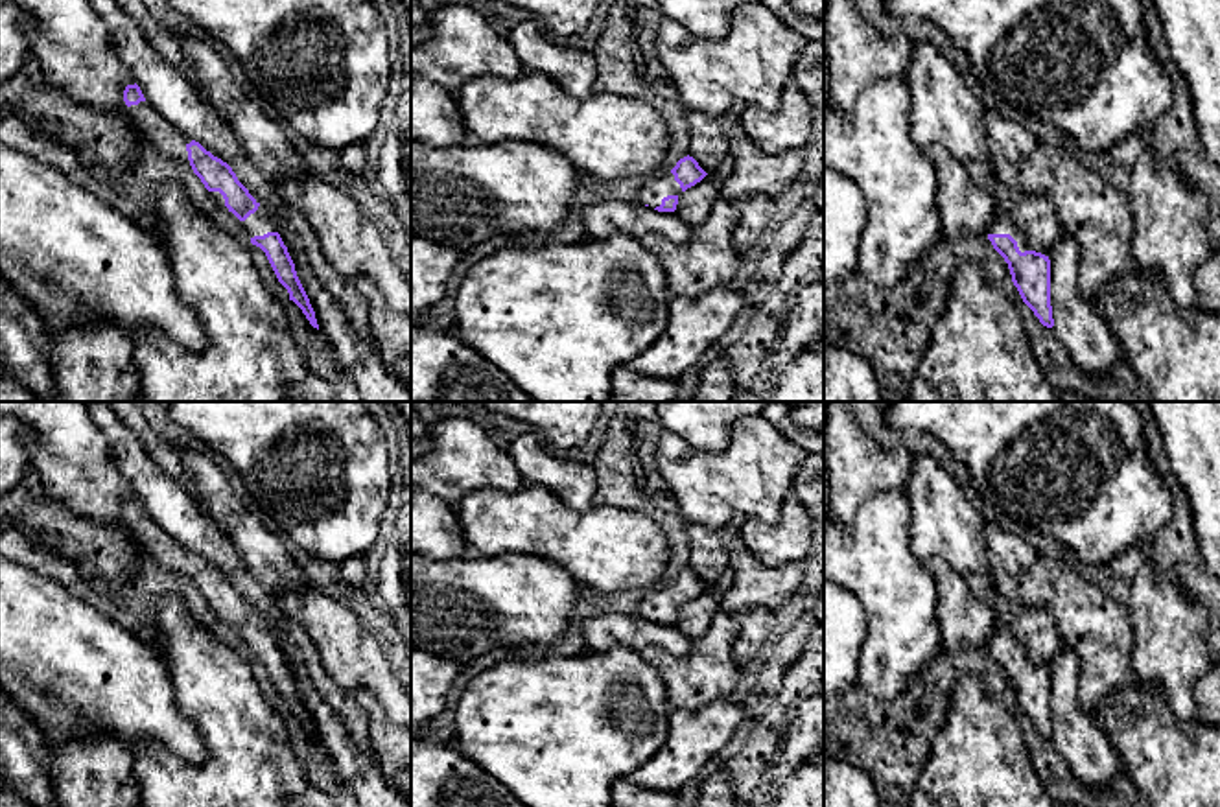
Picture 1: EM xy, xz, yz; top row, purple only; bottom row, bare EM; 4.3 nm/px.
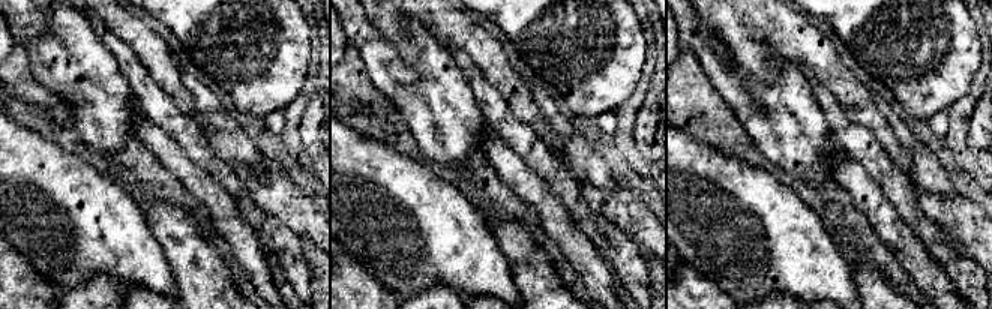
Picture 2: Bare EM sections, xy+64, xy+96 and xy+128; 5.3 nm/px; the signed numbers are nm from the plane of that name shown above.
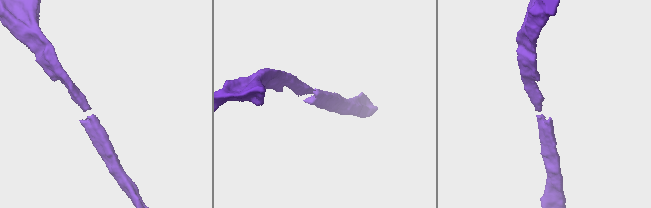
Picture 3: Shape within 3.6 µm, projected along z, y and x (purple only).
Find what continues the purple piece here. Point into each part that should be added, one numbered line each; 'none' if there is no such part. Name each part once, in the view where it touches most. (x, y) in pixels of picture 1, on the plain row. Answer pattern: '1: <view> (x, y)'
1: yz (1001, 636)

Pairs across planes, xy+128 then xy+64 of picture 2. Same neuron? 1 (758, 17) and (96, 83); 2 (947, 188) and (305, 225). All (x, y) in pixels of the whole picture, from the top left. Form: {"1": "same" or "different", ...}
{"1": "different", "2": "different"}

